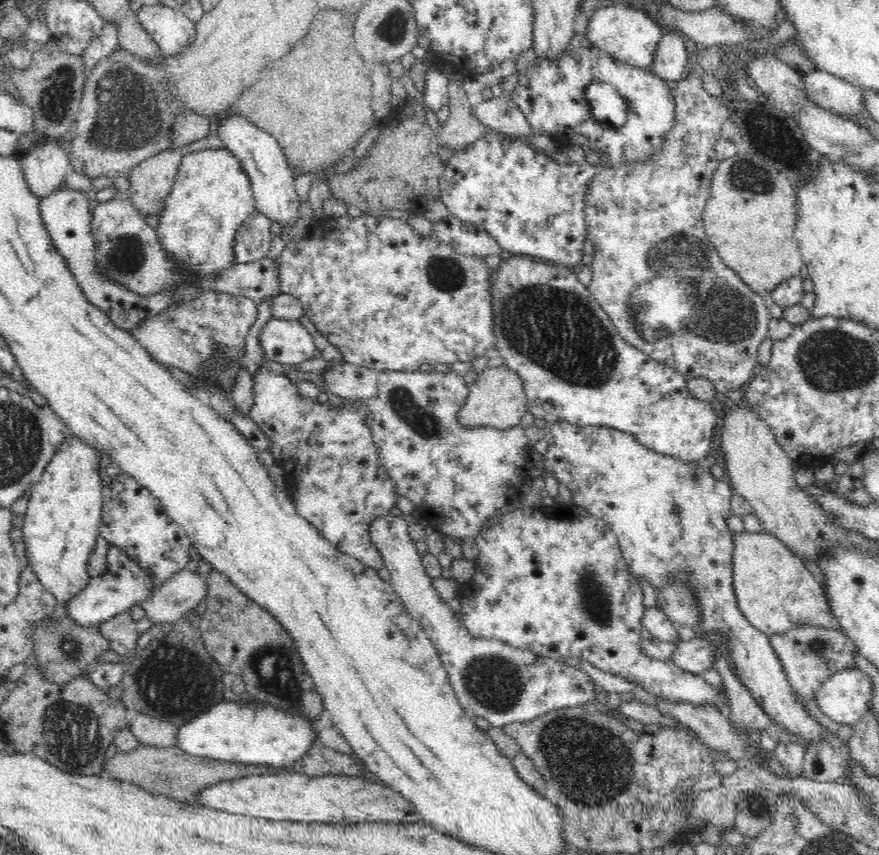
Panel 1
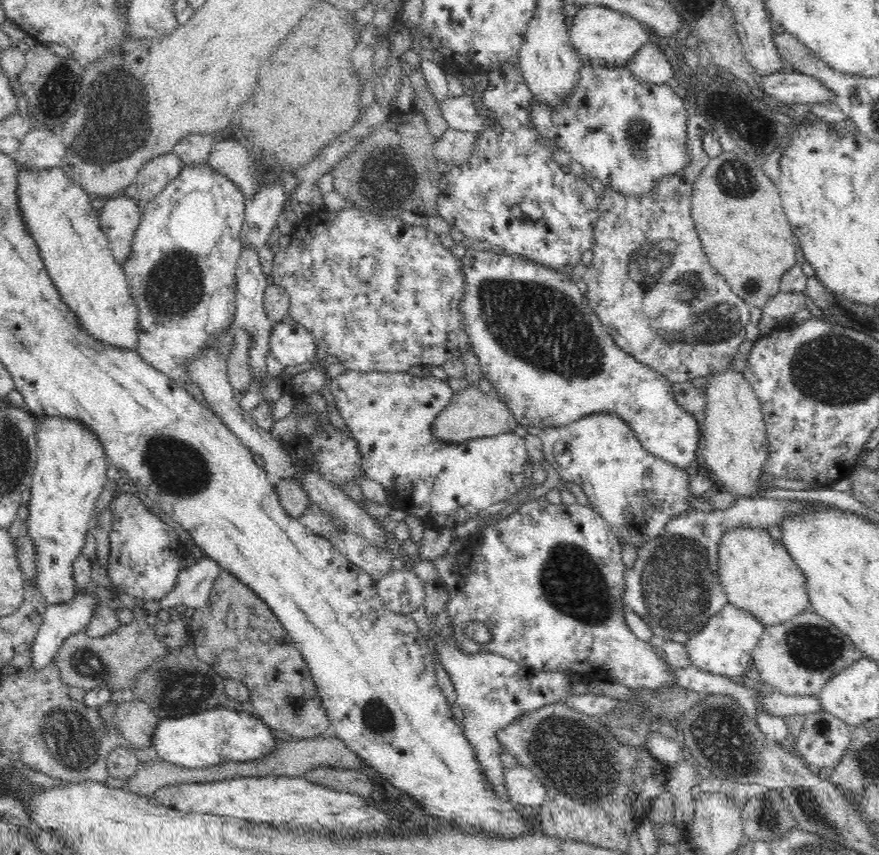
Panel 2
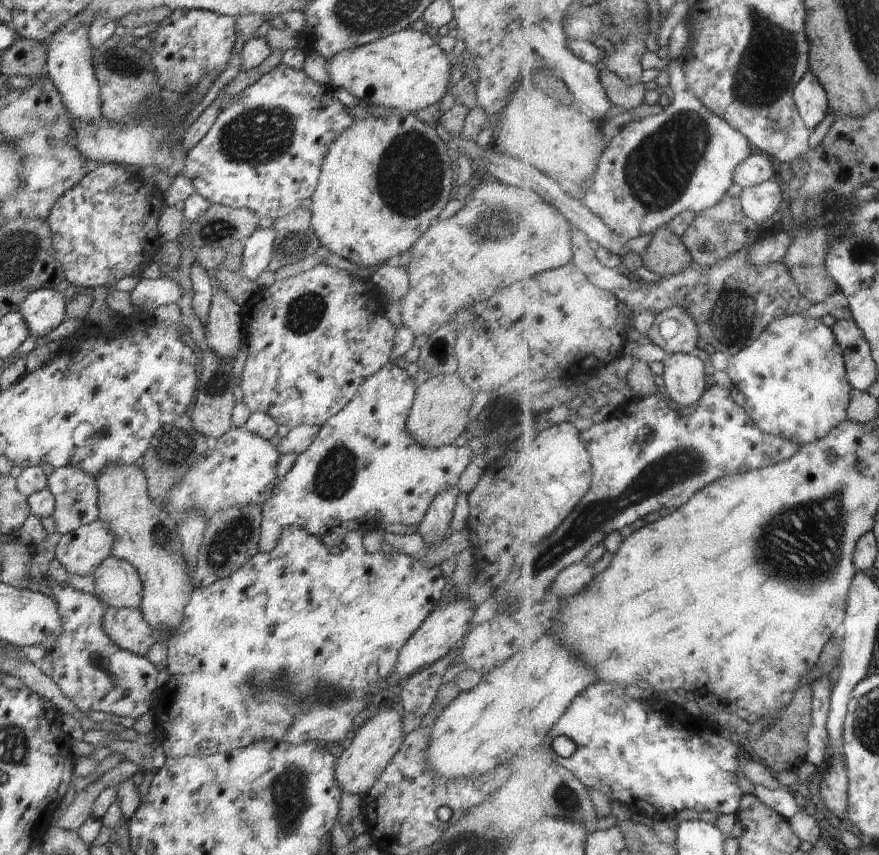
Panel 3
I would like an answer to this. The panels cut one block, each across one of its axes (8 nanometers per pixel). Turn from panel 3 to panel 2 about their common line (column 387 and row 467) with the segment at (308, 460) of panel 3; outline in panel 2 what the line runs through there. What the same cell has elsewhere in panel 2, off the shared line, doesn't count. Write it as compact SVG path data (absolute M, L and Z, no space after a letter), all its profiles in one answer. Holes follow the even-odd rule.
M347 370L330 379L329 387L334 395L335 406L352 437L358 441L363 472L380 483L406 515L413 514L427 524L453 530L476 517L480 510L508 500L524 488L524 465L530 460L524 437L502 433L461 443L446 443L434 435L434 418L450 404L455 393L447 381L432 375L420 377L403 372Z

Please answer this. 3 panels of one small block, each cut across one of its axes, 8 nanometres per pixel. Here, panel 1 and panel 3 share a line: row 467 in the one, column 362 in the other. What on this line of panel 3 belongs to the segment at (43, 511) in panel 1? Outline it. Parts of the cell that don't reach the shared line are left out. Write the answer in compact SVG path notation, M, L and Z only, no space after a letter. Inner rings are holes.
M408 27L366 45L342 50L326 59L325 68L329 76L328 86L332 90L344 88L359 100L364 100L366 104L400 108L403 112L412 113L440 102L449 92L448 84L450 84L450 70L452 70L450 58L450 55L440 48L437 39L426 32Z

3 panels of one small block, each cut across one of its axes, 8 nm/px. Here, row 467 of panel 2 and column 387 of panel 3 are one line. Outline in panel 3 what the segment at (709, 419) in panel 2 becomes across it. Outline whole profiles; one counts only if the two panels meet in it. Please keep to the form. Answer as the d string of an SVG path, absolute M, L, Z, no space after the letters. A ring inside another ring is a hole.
M396 708L375 712L366 724L358 728L350 746L336 759L334 778L341 792L359 795L368 792L398 752L404 739L402 718Z

